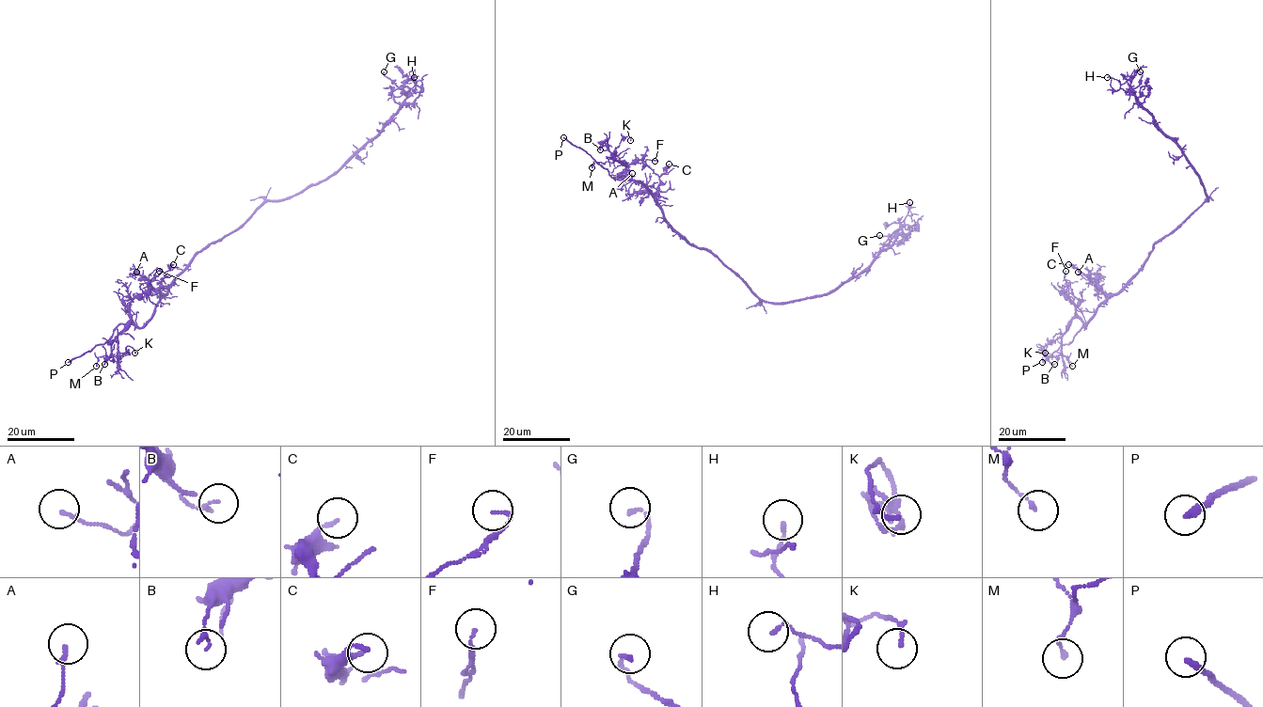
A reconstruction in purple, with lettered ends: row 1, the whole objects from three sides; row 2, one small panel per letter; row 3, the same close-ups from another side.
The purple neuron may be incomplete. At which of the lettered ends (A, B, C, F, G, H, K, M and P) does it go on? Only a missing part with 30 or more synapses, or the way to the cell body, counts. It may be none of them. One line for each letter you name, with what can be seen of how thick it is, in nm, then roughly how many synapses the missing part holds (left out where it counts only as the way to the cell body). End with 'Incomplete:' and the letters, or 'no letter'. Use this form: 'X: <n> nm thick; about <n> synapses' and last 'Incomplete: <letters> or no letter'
P: 240 nm thick
Incomplete: P

